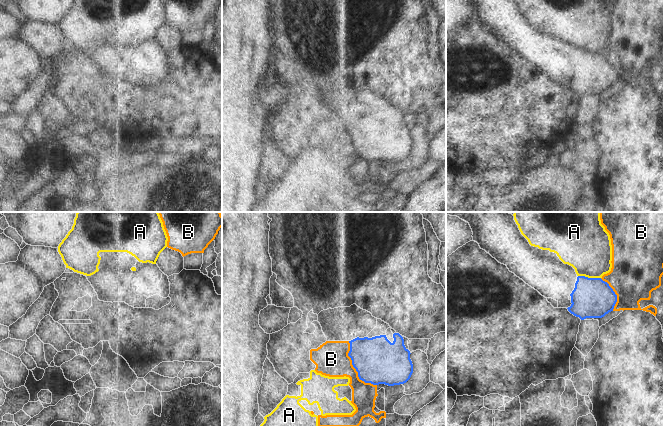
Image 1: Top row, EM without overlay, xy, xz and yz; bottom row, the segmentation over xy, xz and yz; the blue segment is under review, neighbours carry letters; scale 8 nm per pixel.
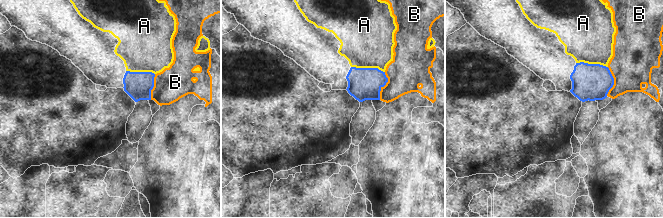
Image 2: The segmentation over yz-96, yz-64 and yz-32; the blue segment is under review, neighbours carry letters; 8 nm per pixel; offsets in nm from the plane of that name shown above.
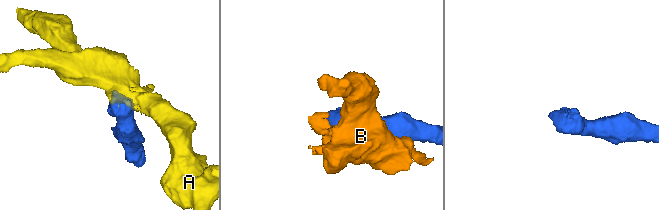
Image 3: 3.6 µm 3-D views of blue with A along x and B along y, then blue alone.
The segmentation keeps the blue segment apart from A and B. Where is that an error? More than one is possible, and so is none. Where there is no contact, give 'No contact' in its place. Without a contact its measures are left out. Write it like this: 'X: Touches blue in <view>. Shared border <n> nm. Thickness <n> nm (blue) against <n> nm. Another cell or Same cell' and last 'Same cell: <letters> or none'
A: Touches blue in yz. Shared border 190 nm. Thickness 320 nm (blue) against 380 nm. Another cell
B: Touches blue in xz. Shared border 420 nm. Thickness 360 nm (blue) against 280 nm. Another cell
Same cell: none.

